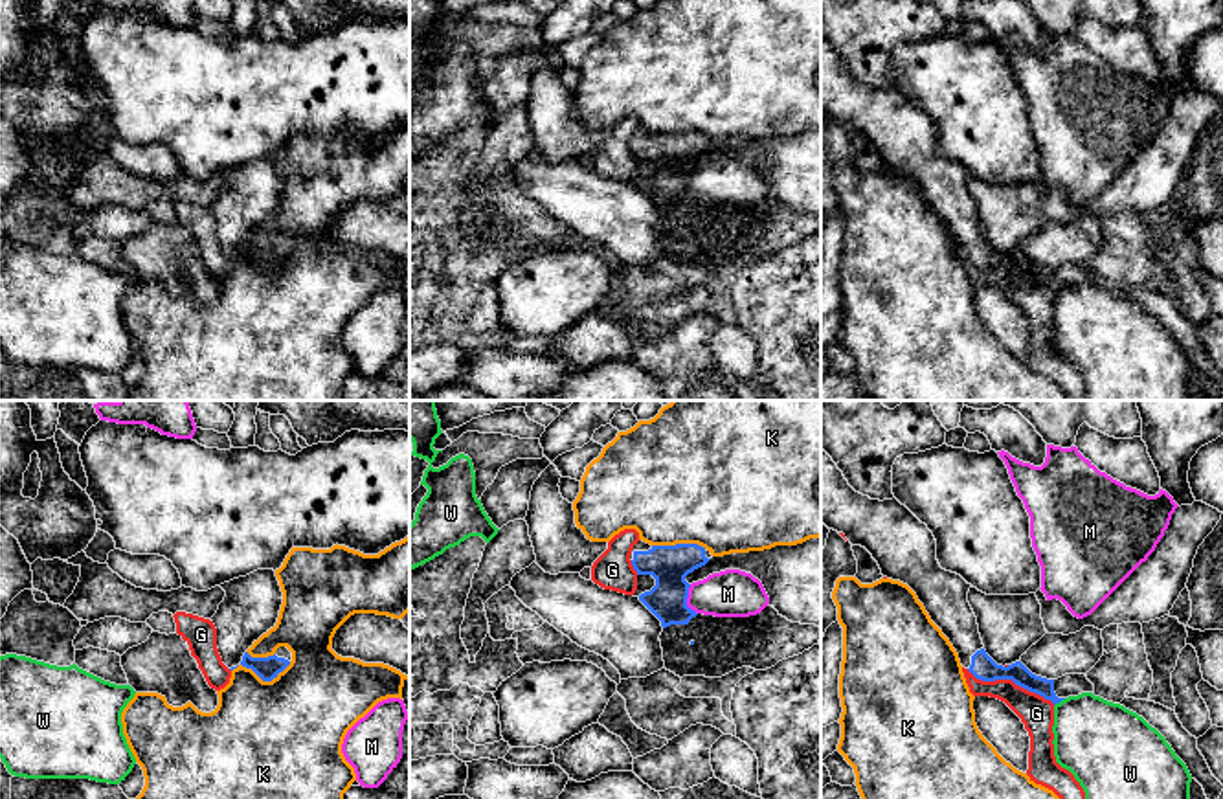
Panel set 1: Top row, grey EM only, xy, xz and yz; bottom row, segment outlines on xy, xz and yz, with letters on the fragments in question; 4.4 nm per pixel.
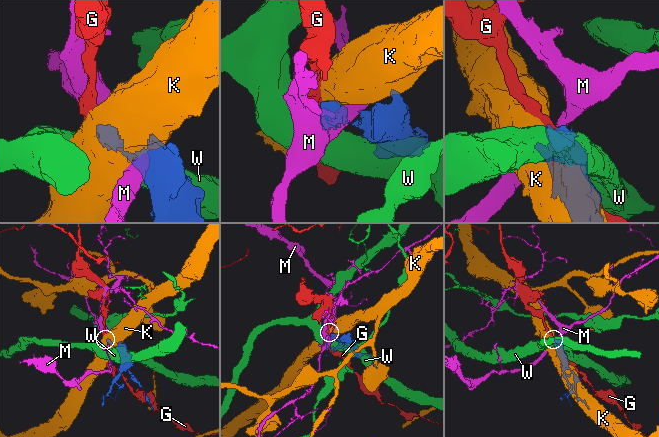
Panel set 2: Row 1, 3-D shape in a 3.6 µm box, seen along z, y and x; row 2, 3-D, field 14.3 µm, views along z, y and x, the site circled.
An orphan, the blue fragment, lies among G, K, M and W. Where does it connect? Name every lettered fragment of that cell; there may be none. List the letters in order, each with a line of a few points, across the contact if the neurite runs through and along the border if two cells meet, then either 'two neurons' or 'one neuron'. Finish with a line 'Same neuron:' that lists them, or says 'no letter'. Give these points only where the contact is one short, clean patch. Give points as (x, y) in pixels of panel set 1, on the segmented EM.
G: two neurons
K: two neurons
M: two neurons
W: two neurons
Same neuron: no letter

